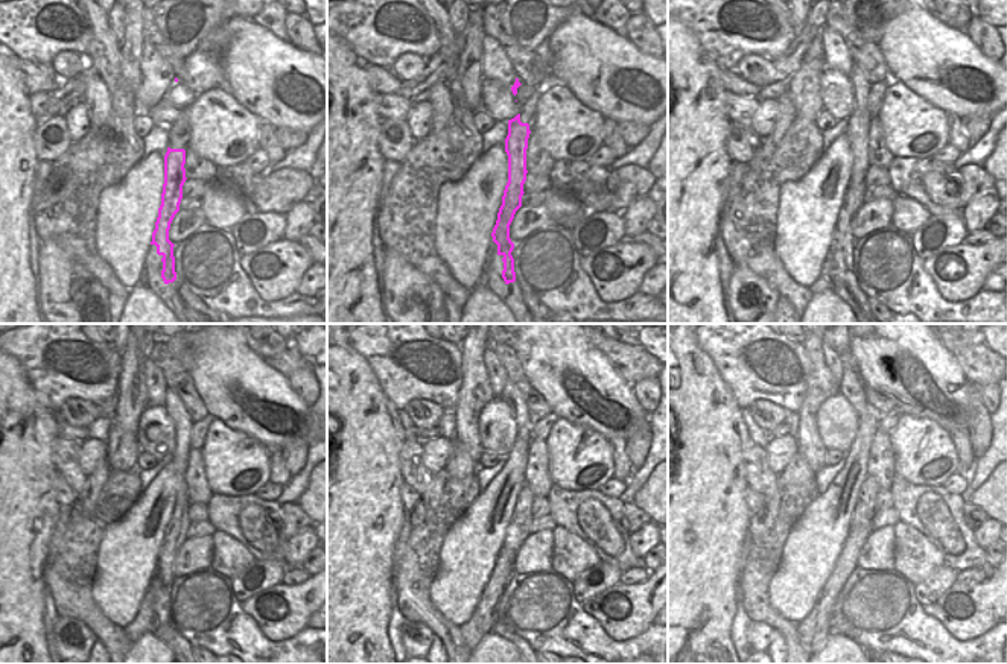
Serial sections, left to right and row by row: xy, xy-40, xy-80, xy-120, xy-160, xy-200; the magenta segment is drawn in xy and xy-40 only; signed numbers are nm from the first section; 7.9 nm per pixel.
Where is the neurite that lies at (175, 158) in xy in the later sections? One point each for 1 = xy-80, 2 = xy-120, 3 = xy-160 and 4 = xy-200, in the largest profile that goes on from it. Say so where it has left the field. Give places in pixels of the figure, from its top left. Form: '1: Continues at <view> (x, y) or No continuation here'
1: Continues at xy-80 (857, 129)
2: Continues at xy-120 (175, 407)
3: Continues at xy-160 (511, 395)
4: Continues at xy-200 (851, 386)

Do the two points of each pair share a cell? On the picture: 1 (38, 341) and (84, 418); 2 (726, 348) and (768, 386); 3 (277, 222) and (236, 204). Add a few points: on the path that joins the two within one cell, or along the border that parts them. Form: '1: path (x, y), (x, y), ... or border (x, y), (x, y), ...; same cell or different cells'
1: border (96, 404), (81, 398), (69, 398), (58, 411); different cells
2: path (736, 356), (758, 376); same cell
3: border (248, 211), (230, 230); different cells

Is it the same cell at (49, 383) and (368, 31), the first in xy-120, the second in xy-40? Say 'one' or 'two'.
one

